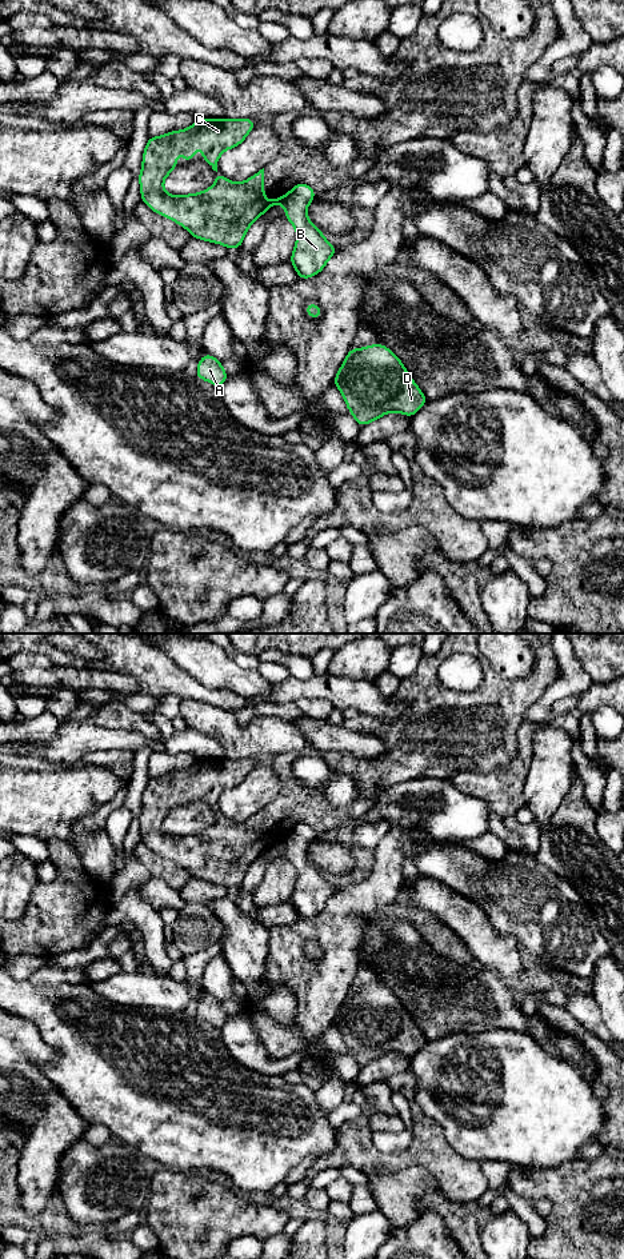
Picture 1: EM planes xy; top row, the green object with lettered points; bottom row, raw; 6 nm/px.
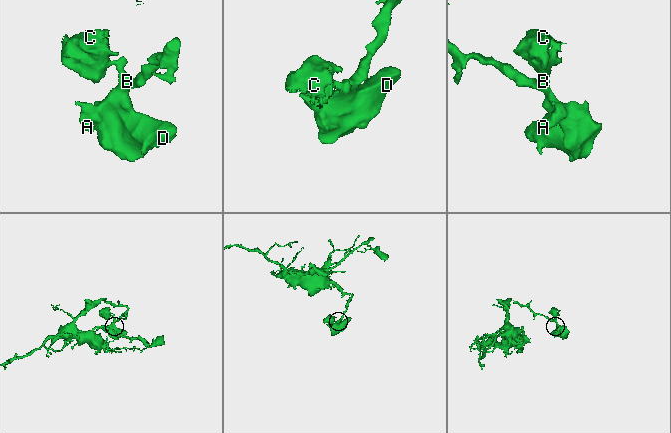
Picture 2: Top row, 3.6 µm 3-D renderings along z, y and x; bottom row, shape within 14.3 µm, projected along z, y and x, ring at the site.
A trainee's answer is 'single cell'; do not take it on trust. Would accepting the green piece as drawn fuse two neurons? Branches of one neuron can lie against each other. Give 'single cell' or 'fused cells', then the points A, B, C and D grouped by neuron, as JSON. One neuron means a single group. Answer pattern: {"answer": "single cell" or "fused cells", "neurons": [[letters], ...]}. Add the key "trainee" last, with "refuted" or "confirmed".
{"answer": "fused cells", "neurons": [["A", "B", "D"], ["C"]], "trainee": "refuted"}

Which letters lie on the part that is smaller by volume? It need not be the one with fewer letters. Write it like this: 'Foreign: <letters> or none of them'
Foreign: C

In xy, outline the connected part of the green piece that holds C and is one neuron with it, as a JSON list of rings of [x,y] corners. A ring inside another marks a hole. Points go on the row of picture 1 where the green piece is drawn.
[[[196,119],[183,131],[148,136],[139,175],[141,201],[153,212],[173,220],[192,237],[241,248],[243,239],[264,212],[283,204],[285,196],[264,199],[264,168],[243,183],[232,183],[217,172],[220,155],[241,144],[255,127],[253,119]],[[197,128],[203,132],[203,156],[217,172],[215,184],[199,193],[172,196],[163,187],[164,179],[177,167],[180,147],[184,163],[193,160],[197,149]]]

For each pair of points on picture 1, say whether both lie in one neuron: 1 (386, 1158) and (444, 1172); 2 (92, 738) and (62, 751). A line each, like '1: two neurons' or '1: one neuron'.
1: one neuron
2: one neuron

